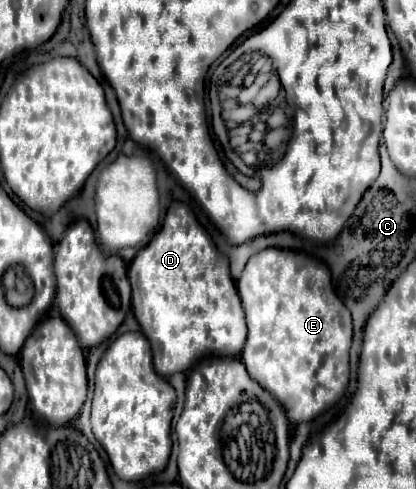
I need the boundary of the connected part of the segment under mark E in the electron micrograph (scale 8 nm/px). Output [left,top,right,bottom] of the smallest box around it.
[236,249,352,423]

